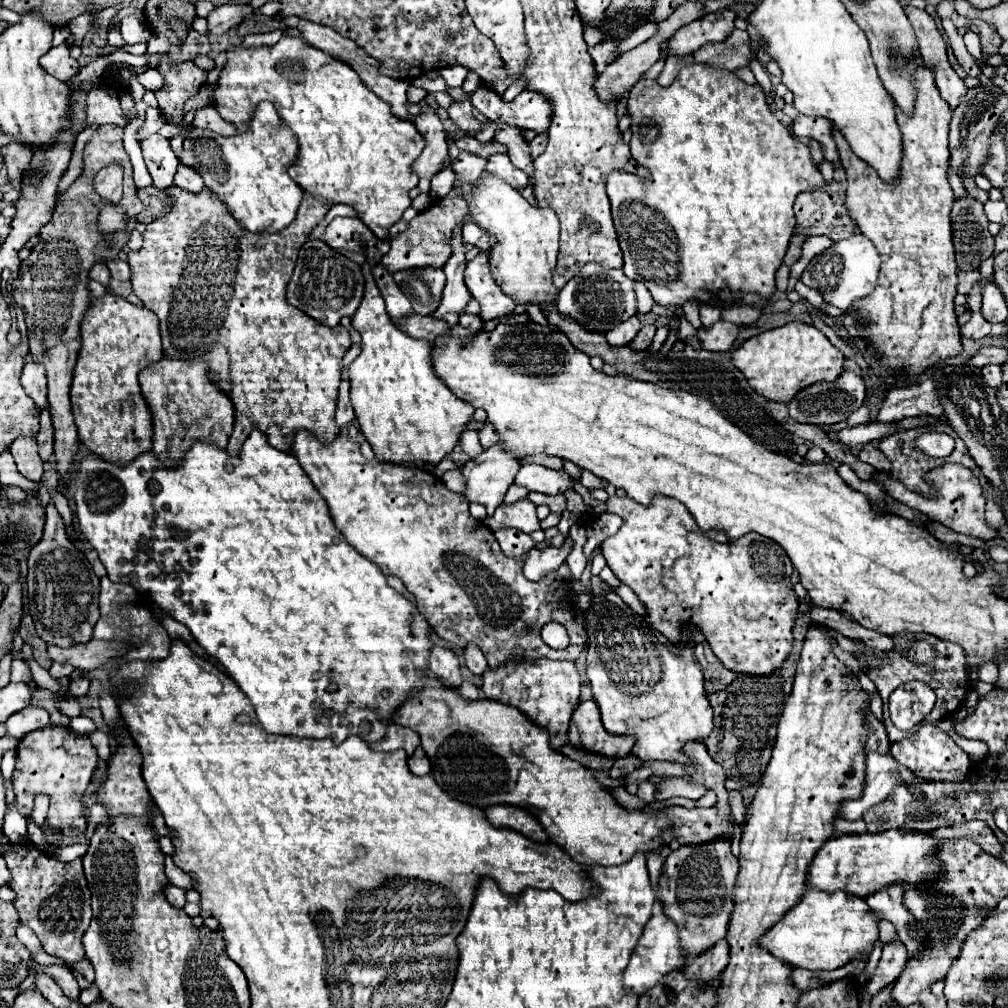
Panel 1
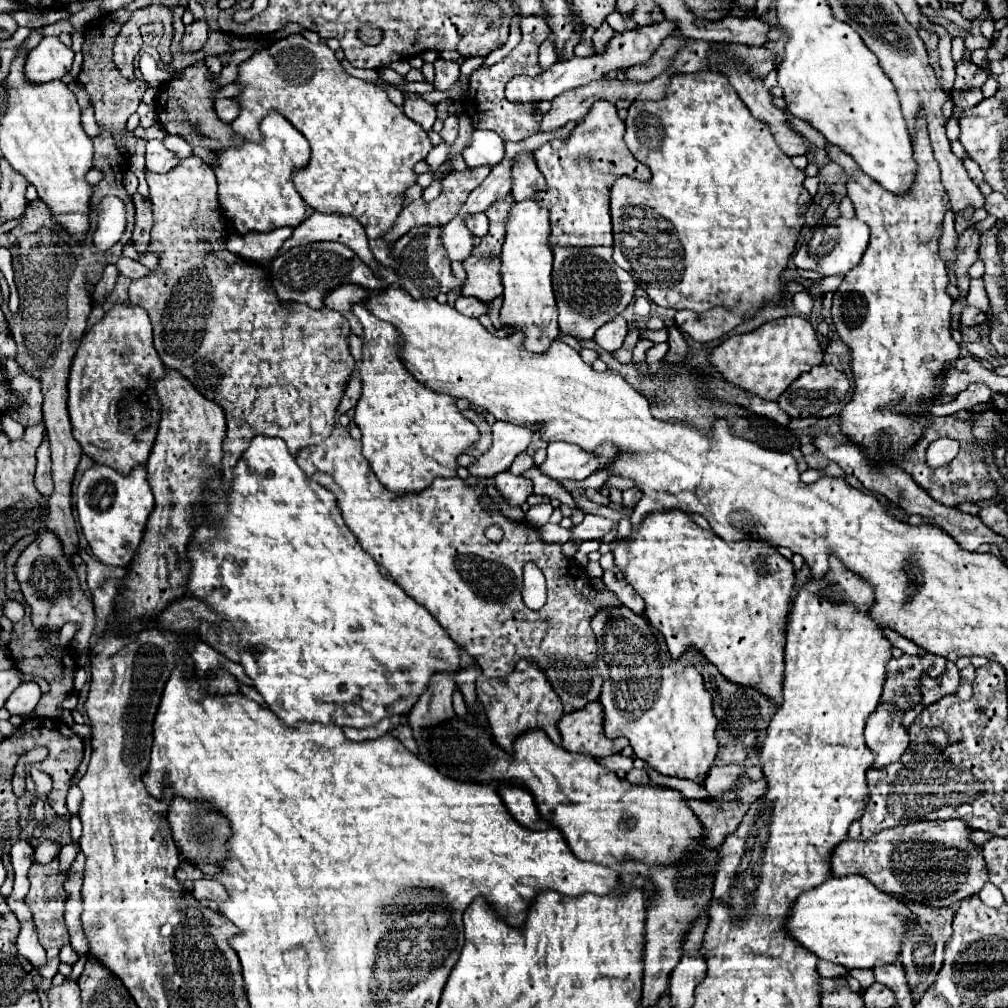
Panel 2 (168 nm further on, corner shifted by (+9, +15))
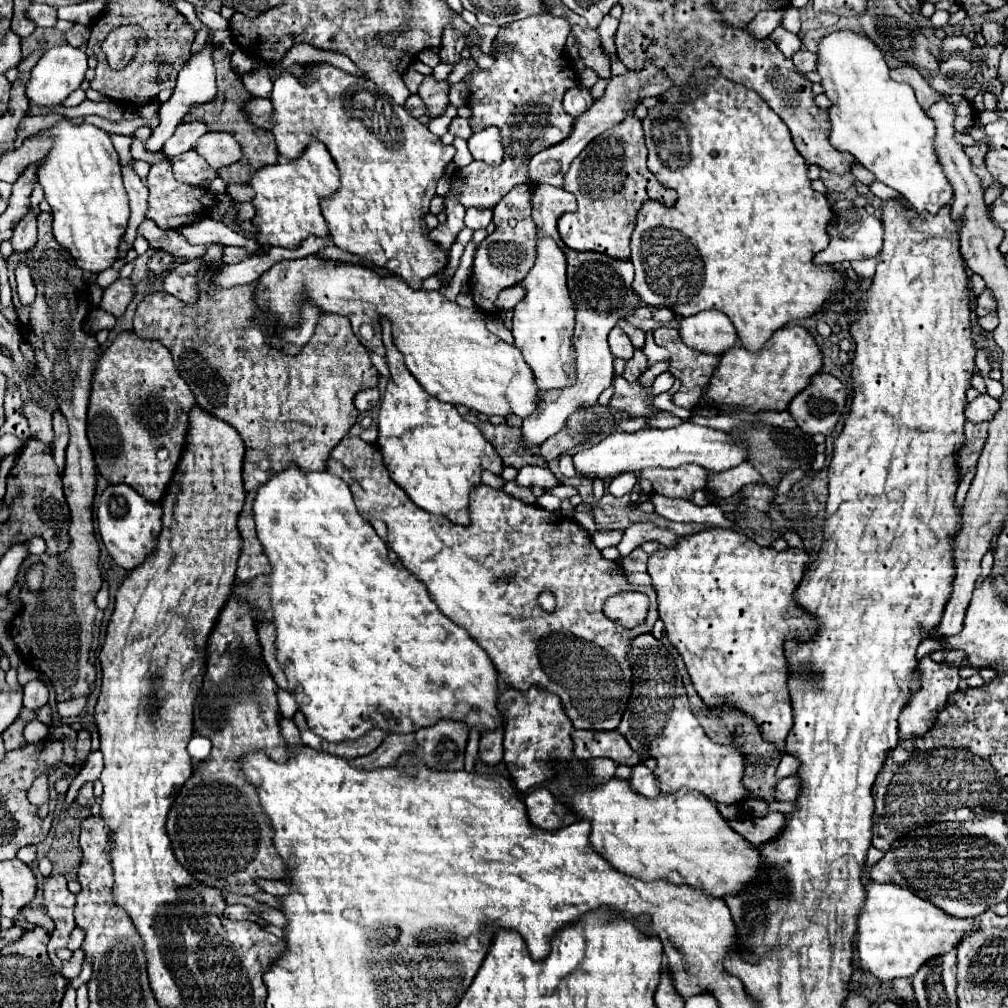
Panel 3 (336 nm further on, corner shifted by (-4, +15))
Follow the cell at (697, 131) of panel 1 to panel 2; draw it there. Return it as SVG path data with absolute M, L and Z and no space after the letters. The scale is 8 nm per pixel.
M704 69L698 73L674 73L666 83L666 95L656 103L632 103L624 123L626 123L624 141L628 149L638 161L644 161L650 167L652 179L638 181L638 179L632 179L630 175L620 175L616 177L610 189L610 213L612 213L612 225L614 225L614 261L622 269L632 273L640 289L644 289L648 297L660 307L690 309L696 313L704 313L716 305L724 305L728 309L736 309L736 313L744 313L746 317L752 317L752 313L762 305L770 301L778 301L784 289L780 283L780 273L788 265L788 259L798 241L796 239L798 229L804 225L802 215L806 209L802 205L810 201L810 195L804 187L806 173L804 169L794 167L792 159L780 151L770 127L764 121L752 117L752 113L742 103L734 87L728 83L728 77L714 69Z

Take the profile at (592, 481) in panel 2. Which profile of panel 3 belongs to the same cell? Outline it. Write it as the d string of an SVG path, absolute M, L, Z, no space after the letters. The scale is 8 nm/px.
M681 465L675 469L655 467L641 471L641 477L645 477L653 483L655 493L671 497L671 499L693 499L693 493L707 487L707 469L701 469L699 465Z

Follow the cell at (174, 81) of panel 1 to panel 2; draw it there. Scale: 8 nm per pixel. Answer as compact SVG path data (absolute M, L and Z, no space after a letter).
M202 61L182 69L180 77L174 77L170 83L166 83L156 101L156 113L166 133L178 135L190 145L198 145L204 149L216 149L216 145L232 145L232 141L240 141L240 137L234 135L232 129L228 129L228 125L222 123L212 109L212 93L216 89L218 85L210 83L210 71Z

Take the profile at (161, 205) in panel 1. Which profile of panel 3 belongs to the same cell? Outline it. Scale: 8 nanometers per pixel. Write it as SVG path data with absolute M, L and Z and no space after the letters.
M155 251L155 255L149 259L149 269L155 275L165 275L165 273L169 273L173 269L171 263L173 263L173 257L169 253Z

